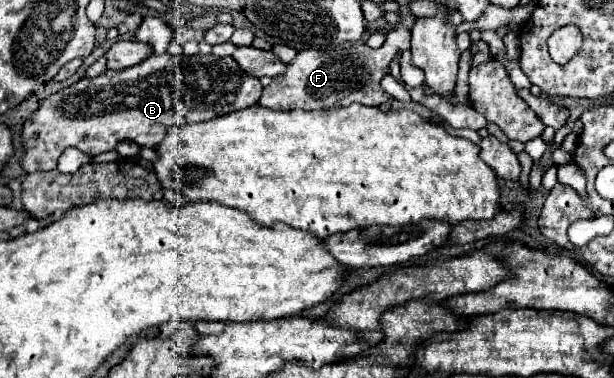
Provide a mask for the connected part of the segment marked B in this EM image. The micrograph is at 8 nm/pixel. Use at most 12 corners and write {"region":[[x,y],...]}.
{"region":[[152,54],[50,94],[26,174],[258,104],[230,56]]}

